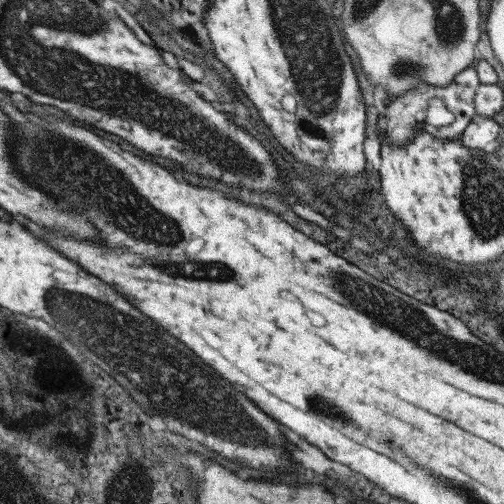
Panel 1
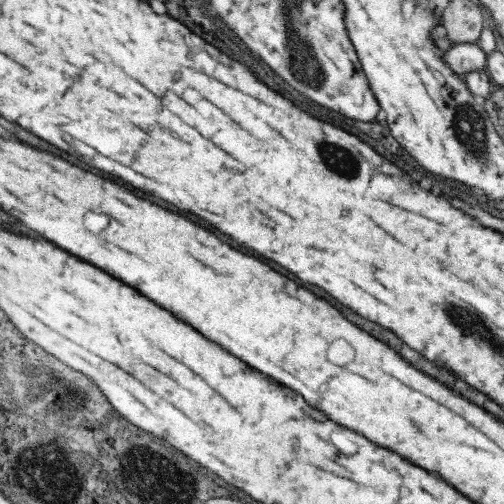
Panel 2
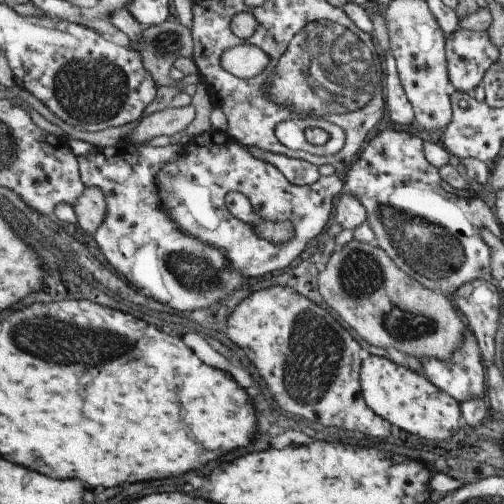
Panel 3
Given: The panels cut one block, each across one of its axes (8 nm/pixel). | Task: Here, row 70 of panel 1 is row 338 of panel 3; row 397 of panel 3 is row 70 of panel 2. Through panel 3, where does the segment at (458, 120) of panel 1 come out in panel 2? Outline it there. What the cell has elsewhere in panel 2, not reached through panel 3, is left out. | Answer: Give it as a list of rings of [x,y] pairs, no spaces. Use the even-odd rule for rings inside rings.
[[[455,44],[445,54],[441,54],[443,64],[447,64],[449,72],[463,78],[469,72],[485,72],[487,56],[475,44]]]

